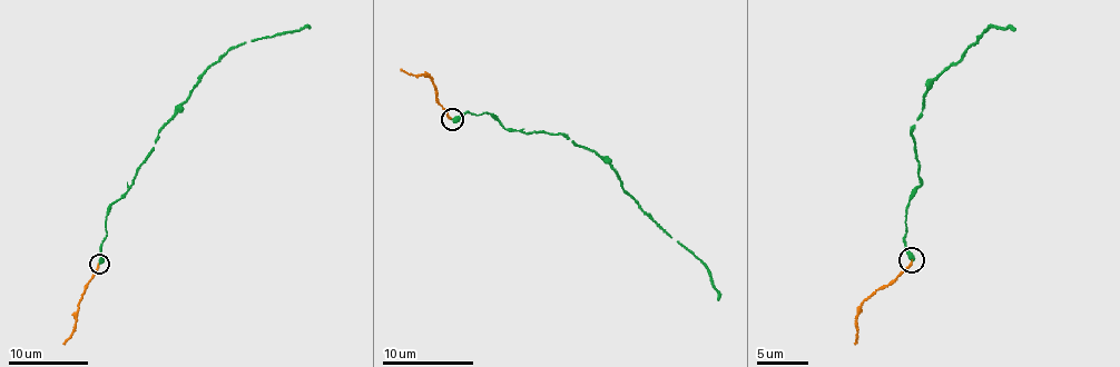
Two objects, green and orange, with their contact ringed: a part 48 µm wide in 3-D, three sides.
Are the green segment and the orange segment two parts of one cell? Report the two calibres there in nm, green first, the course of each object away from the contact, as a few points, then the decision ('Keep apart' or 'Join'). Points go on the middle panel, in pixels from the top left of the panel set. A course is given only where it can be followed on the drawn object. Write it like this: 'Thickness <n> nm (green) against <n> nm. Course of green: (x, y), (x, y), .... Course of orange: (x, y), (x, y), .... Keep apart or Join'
Thickness 400 nm (green) against 130 nm. Course of green: (452, 119), (490, 112), (506, 128), (562, 134), (589, 147), (647, 215), (707, 268), (718, 300). Course of orange: (450, 118), (430, 78), (401, 69). Join

